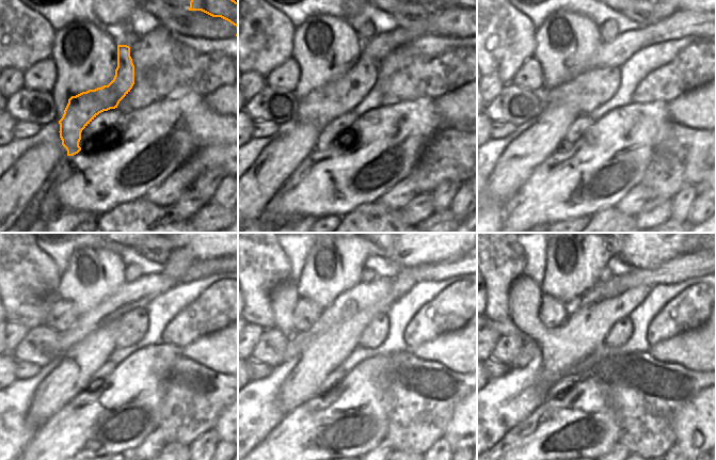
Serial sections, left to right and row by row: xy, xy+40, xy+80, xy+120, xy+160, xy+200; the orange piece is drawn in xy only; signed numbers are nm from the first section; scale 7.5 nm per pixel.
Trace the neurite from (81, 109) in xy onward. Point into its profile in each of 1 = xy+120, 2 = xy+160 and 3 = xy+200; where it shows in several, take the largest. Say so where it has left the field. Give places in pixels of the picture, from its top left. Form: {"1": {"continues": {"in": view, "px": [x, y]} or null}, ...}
{"1": {"continues": {"in": "xy+120", "px": [127, 304]}}, "2": {"continues": {"in": "xy+160", "px": [364, 295]}}, "3": {"continues": {"in": "xy+200", "px": [530, 347]}}}

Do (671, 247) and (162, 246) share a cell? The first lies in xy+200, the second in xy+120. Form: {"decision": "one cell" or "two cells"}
{"decision": "two cells"}

